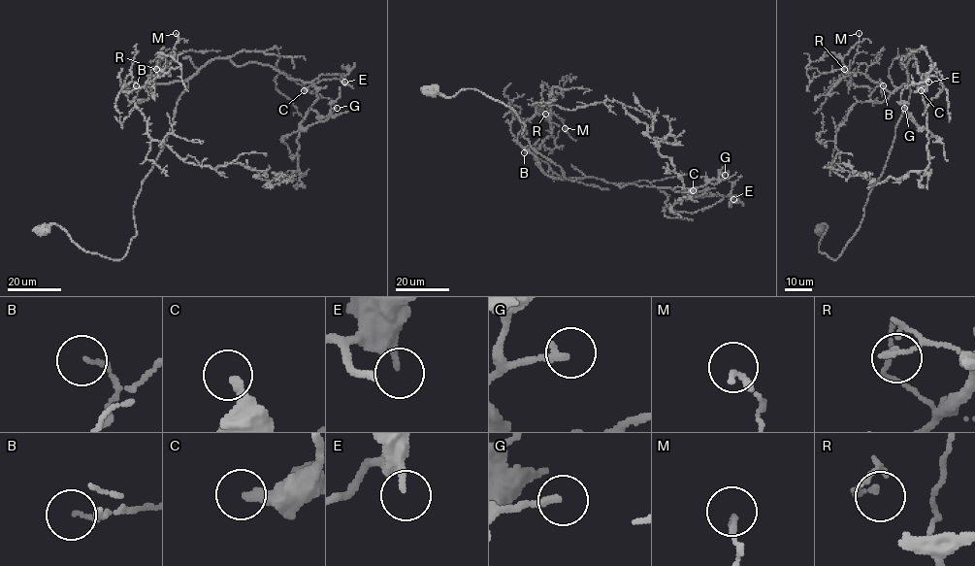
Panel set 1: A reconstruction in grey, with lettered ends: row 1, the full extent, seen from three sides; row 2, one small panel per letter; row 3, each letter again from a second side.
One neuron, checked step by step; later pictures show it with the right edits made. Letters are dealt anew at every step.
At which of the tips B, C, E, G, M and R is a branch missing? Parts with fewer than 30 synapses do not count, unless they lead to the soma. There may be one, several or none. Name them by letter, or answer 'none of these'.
none of these

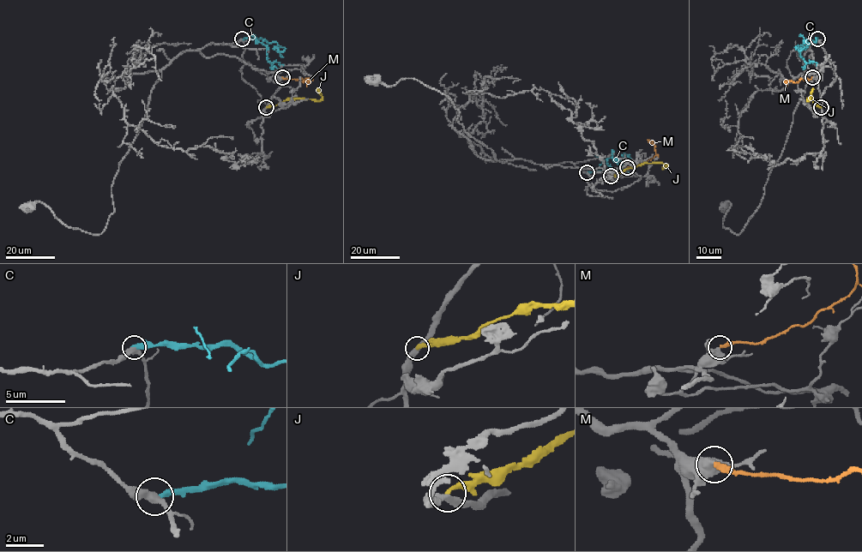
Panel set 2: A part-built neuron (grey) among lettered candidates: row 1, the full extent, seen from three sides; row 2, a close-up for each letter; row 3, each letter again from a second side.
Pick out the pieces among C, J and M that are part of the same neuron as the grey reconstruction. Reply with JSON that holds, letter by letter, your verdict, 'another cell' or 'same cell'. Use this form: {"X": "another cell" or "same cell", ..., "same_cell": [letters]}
{"C": "another cell", "J": "another cell", "M": "another cell", "same_cell": []}

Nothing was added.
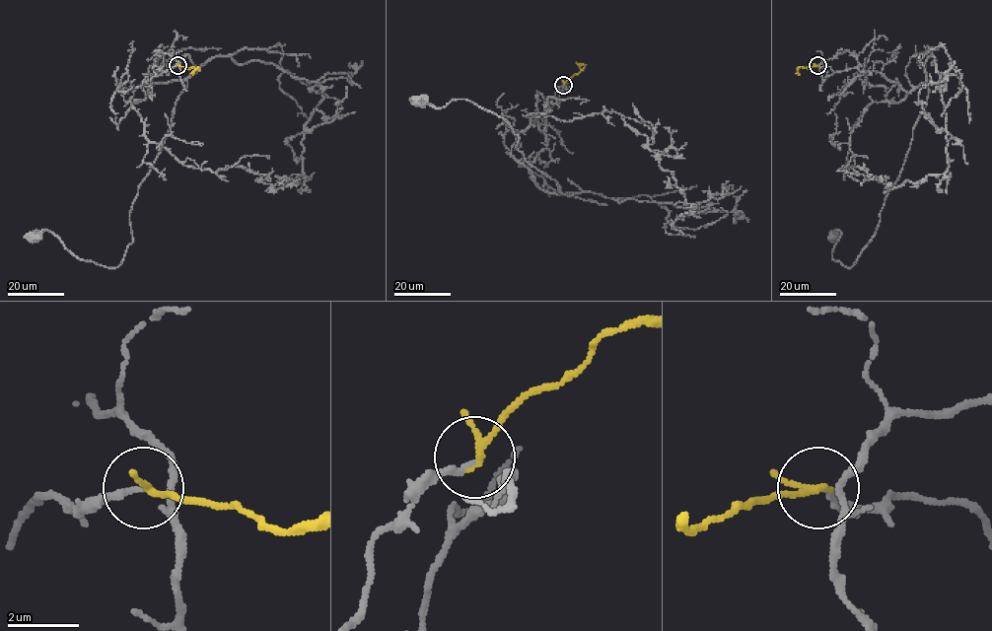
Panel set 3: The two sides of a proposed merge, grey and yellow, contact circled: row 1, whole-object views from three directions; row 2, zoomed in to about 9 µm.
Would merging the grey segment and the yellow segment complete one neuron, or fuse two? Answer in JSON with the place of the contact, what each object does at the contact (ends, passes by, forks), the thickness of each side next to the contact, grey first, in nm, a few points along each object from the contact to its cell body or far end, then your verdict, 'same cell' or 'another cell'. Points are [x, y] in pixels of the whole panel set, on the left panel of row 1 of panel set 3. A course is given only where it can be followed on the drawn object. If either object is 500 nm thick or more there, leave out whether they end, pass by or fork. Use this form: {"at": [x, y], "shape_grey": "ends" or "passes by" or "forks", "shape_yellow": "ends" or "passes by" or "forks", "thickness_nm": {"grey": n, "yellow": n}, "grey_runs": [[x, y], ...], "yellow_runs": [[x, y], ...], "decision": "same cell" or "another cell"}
{"at": [177, 65], "shape_grey": "forks", "shape_yellow": "passes by", "thickness_nm": {"grey": 110, "yellow": 160}, "grey_runs": [[177, 65], [143, 84], [186, 86], [116, 266], [75, 256], [50, 232], [34, 237]], "yellow_runs": [[177, 65], [198, 67], [193, 75]], "decision": "same cell"}

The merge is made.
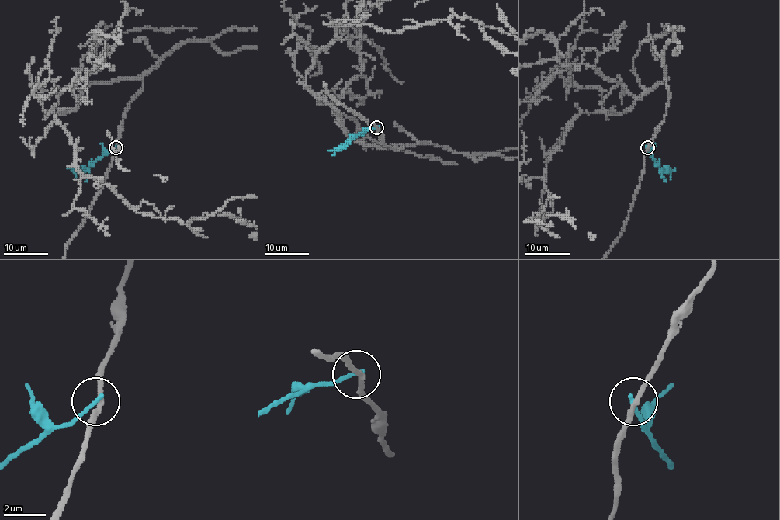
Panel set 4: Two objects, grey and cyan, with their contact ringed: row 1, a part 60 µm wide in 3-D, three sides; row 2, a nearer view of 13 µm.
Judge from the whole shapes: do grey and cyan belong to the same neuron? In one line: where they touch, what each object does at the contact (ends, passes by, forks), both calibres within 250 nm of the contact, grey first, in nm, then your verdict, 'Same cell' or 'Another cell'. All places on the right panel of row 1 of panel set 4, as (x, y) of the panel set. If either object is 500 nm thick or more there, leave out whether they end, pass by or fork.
Place: (647, 147). At the ring grey passes by. At the ring cyan ends. Thickness 220 nm (grey) against 200 nm. Another cell

